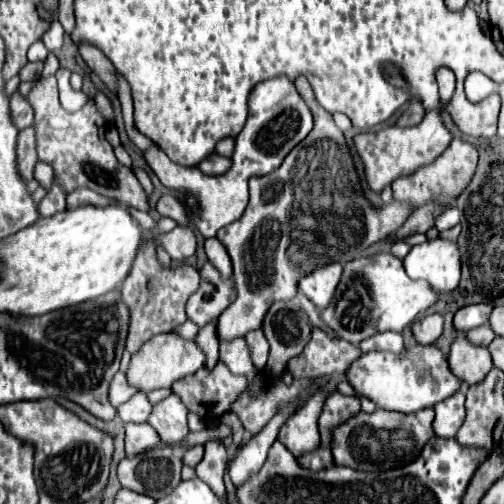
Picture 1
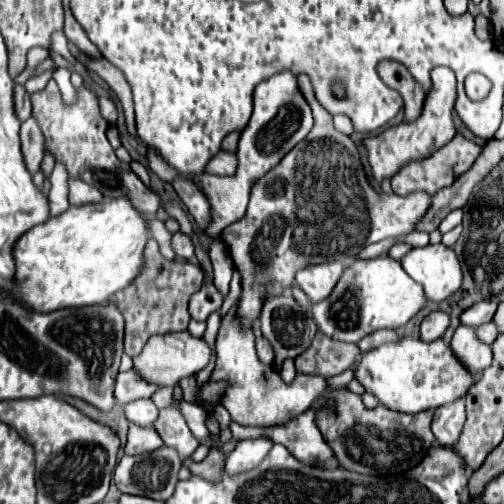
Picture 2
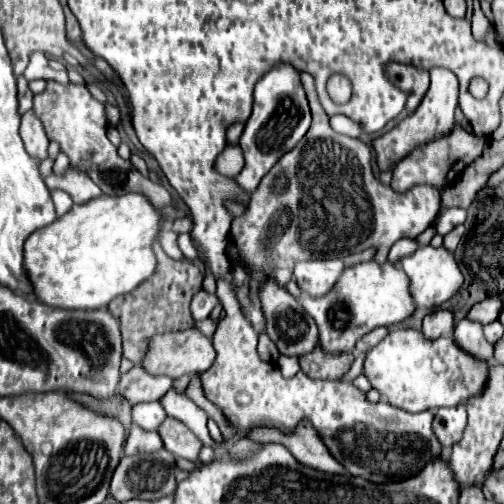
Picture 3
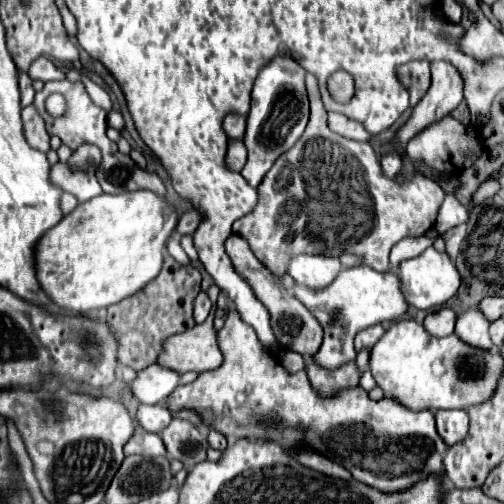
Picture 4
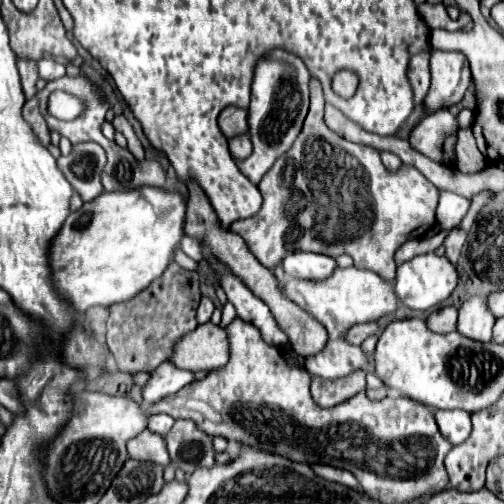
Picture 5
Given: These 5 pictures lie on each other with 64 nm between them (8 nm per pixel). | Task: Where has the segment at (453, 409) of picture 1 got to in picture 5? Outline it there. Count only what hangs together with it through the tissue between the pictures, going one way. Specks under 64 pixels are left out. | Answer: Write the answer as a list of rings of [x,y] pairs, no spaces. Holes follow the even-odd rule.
[[[436,410],[434,416],[442,436],[448,438],[452,444],[464,442],[472,432],[470,414],[464,410]]]

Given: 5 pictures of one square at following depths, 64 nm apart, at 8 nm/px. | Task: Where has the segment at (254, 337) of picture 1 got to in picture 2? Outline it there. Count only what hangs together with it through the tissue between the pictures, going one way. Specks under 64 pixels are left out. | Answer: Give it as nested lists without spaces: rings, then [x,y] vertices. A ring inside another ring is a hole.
[[[254,332],[254,334],[256,334],[256,352],[258,352],[260,360],[262,360],[264,364],[272,364],[272,360],[274,360],[274,350],[272,350],[270,342],[264,338],[262,332]]]

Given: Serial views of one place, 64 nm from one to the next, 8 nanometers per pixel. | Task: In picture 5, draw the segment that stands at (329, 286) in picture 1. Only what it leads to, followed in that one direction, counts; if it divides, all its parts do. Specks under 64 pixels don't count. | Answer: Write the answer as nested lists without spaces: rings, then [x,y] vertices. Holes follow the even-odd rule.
[[[294,252],[288,254],[282,260],[284,272],[294,278],[310,278],[310,280],[322,280],[324,276],[332,274],[336,268],[334,258],[316,254],[316,252]]]

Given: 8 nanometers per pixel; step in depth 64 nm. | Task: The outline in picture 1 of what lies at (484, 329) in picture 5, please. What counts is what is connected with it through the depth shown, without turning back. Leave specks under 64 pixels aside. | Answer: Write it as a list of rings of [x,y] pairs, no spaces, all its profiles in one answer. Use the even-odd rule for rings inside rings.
[[[458,332],[450,348],[450,364],[456,376],[460,376],[466,384],[474,384],[480,382],[492,368],[492,358],[488,348],[472,344],[464,332]]]

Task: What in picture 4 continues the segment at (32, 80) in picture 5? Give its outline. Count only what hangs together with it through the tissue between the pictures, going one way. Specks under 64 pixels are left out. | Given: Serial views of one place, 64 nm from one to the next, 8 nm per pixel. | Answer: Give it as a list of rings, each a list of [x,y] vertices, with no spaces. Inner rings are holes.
[[[20,70],[20,76],[18,76],[18,80],[20,80],[22,106],[28,106],[28,104],[32,104],[32,100],[34,100],[34,88],[32,88],[32,78],[28,76],[28,72],[26,72],[26,70]]]

